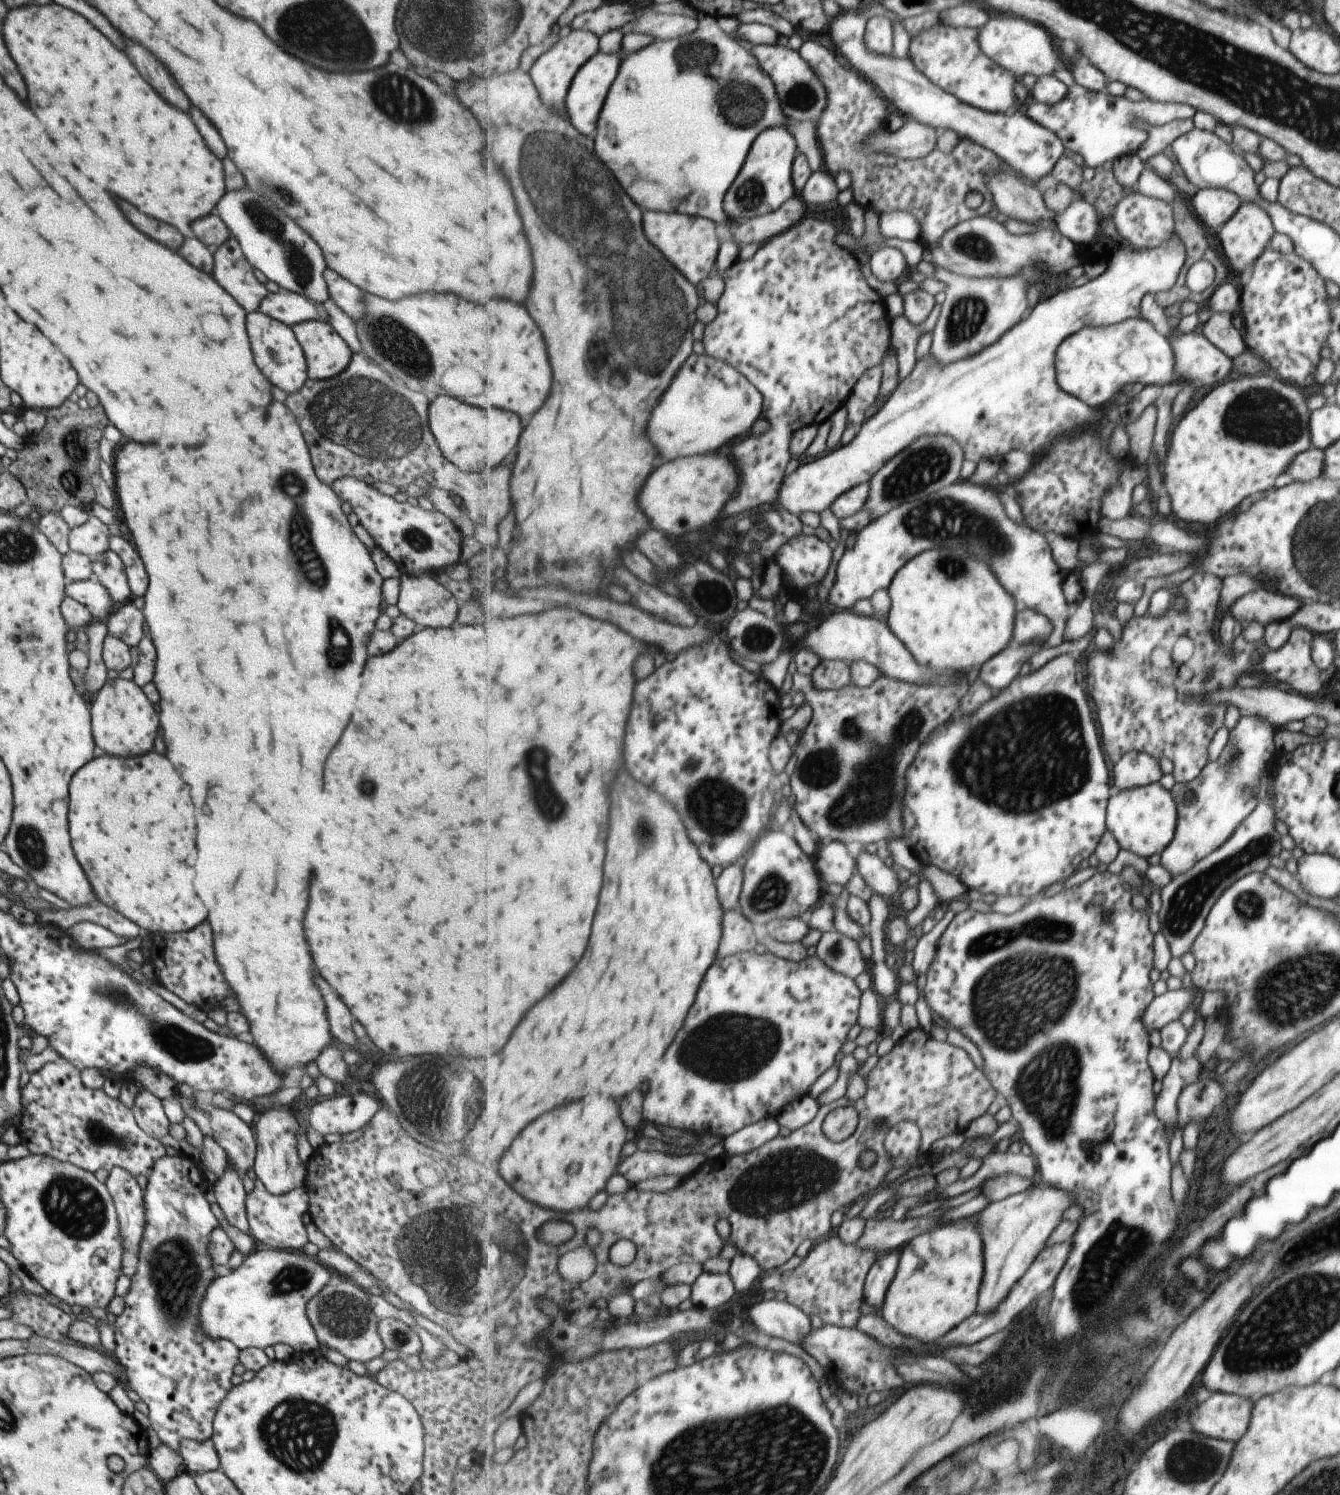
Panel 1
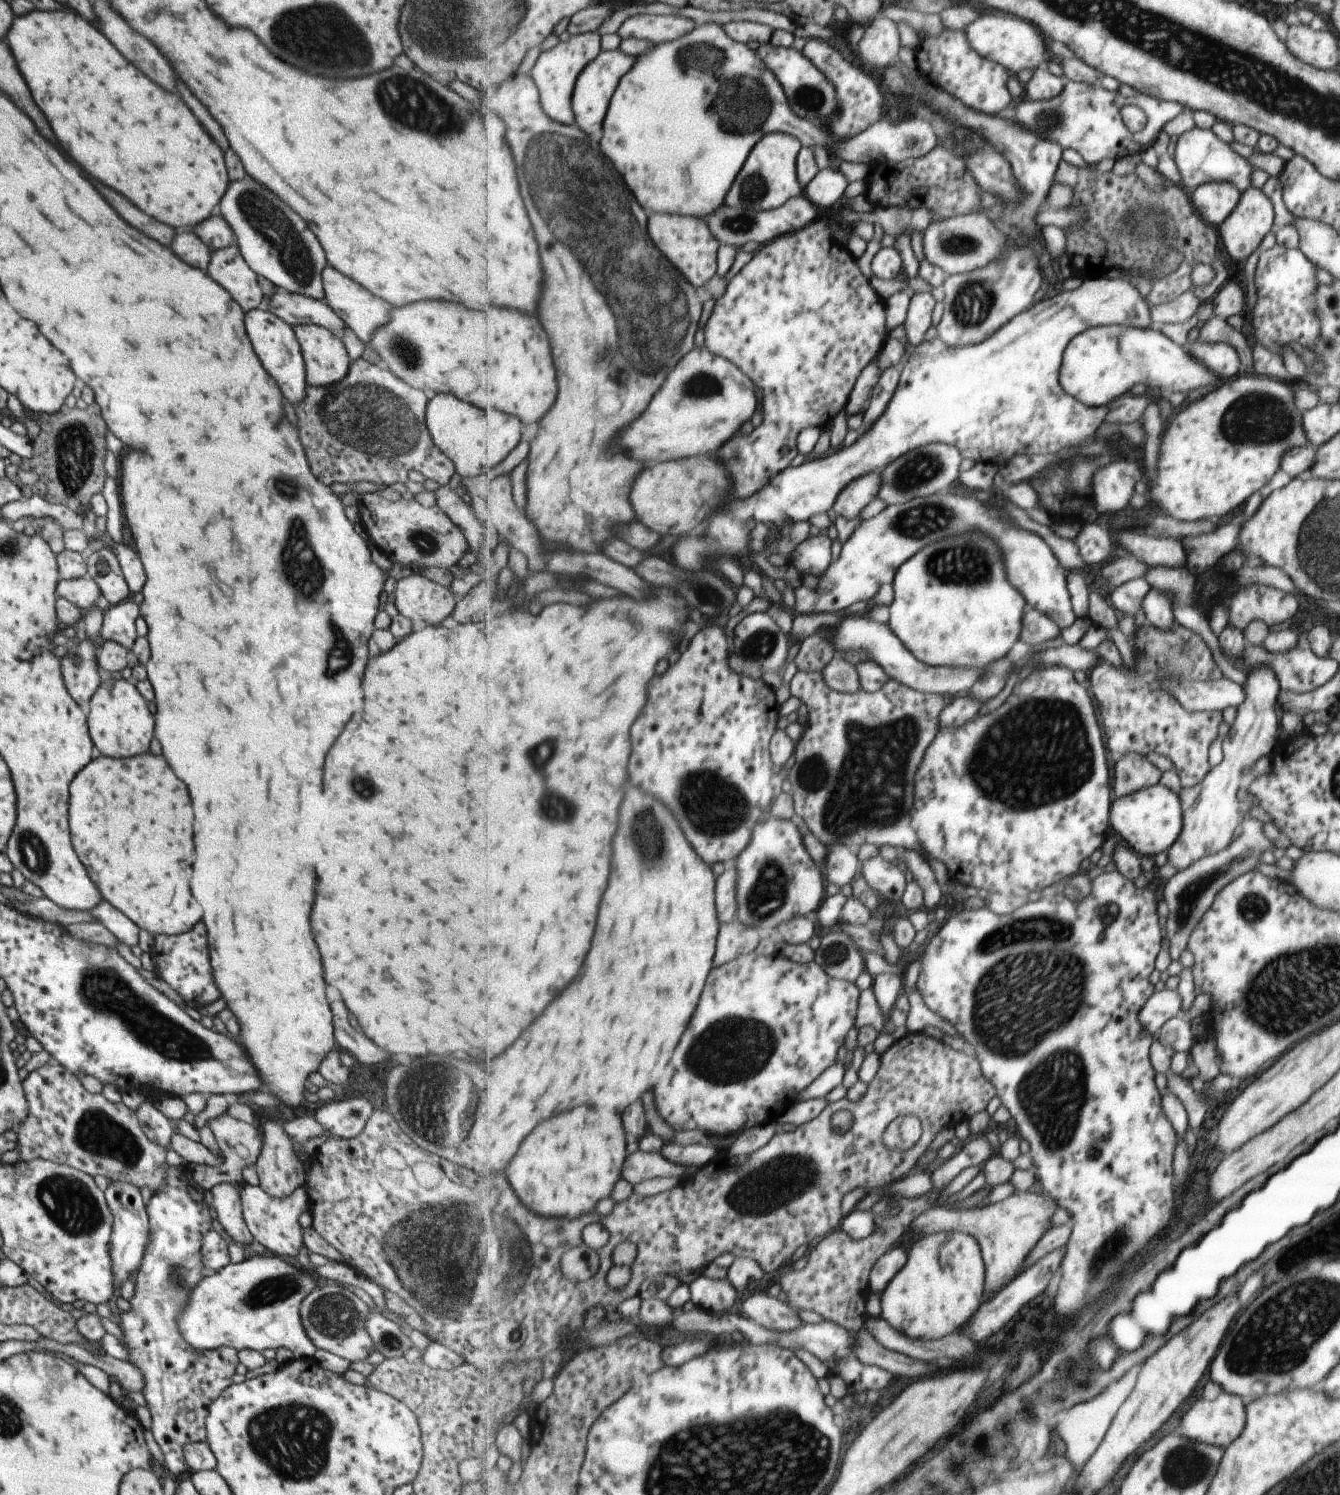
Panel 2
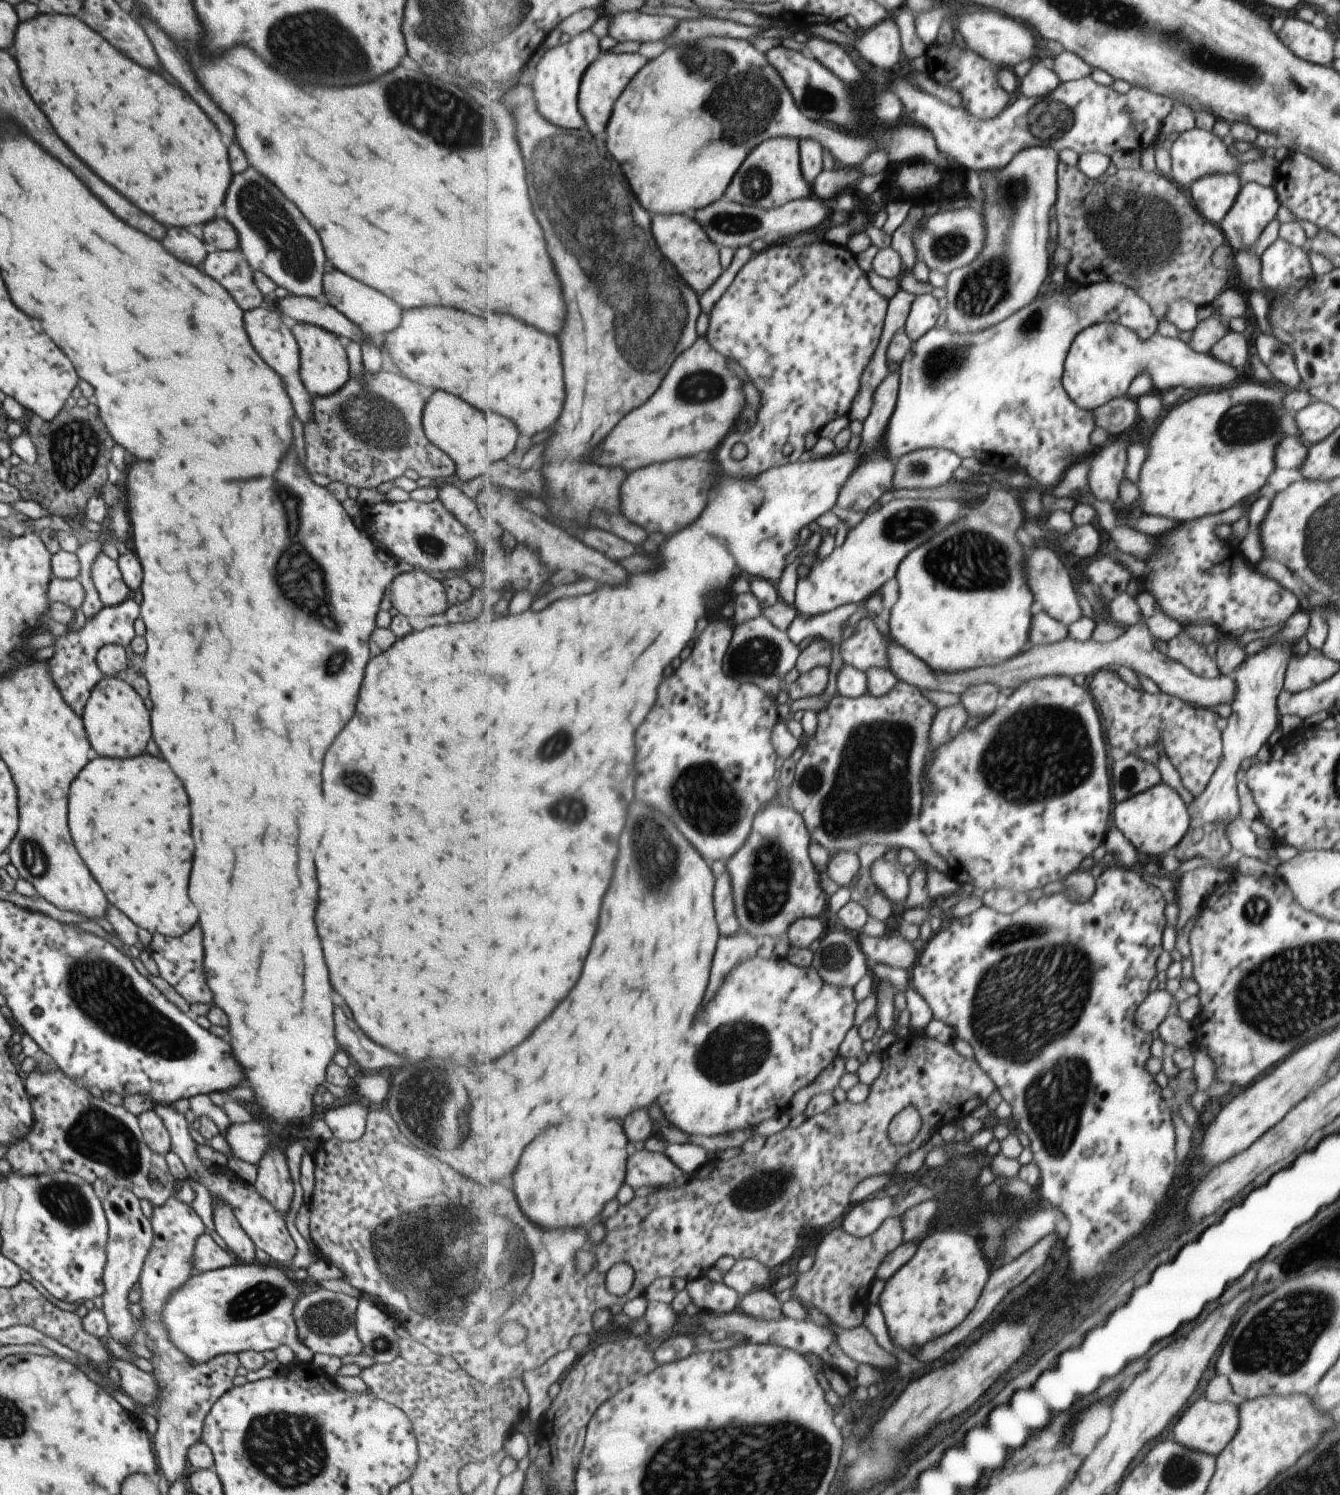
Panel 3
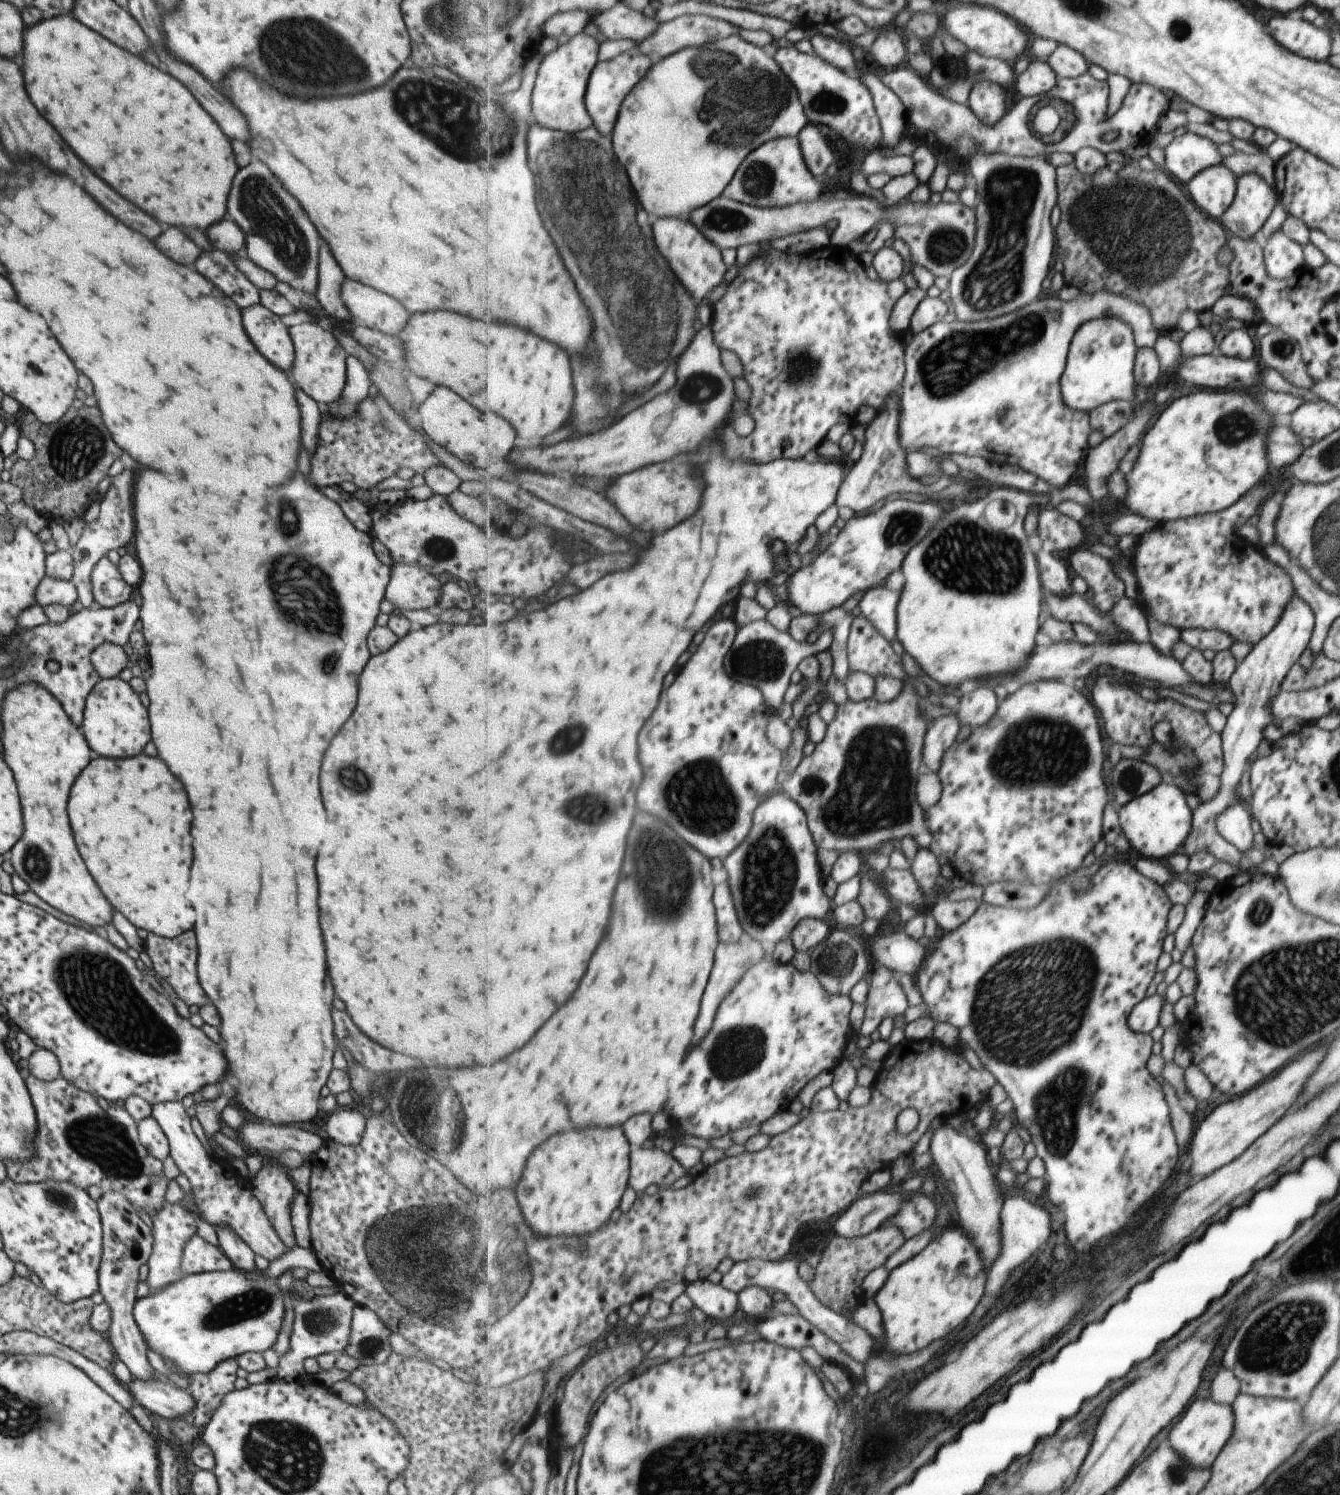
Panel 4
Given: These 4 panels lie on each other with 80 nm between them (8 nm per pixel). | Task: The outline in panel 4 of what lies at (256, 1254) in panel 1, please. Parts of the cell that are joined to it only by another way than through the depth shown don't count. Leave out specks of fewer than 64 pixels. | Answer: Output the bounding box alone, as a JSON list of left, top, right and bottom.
[131,1268,283,1376]

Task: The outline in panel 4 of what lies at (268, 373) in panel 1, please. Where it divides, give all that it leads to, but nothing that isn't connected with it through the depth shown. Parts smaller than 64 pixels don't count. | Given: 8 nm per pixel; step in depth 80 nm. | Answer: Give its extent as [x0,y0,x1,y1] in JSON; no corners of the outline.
[241,303,321,459]

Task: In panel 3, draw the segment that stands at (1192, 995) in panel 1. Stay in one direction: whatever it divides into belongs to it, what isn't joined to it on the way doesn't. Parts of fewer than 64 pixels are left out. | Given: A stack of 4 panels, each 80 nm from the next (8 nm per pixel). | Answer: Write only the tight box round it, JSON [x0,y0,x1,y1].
[1135,990,1175,1033]

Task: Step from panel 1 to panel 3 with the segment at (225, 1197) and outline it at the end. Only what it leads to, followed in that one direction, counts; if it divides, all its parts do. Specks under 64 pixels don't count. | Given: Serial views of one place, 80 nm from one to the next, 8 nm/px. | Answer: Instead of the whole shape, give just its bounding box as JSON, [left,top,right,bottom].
[212,1198,254,1262]

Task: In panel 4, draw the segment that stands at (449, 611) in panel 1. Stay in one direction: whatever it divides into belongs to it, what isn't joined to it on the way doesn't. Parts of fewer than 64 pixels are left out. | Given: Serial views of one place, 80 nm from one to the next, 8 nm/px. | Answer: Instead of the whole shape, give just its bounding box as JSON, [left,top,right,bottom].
[384,563,441,612]

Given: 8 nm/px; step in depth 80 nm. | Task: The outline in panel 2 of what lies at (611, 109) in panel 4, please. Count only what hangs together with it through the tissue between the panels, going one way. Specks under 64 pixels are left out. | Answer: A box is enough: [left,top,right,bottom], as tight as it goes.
[574,49,638,141]

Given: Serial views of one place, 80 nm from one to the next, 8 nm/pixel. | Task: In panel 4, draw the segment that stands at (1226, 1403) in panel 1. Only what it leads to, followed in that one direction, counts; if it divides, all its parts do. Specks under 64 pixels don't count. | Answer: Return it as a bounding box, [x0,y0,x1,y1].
[1168,1399,1234,1468]

